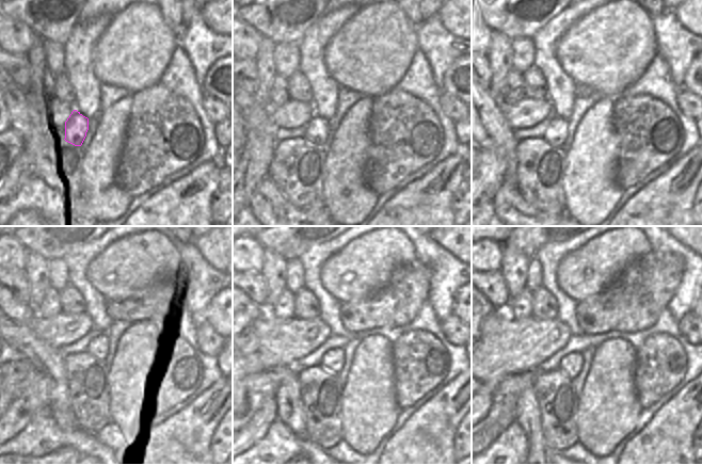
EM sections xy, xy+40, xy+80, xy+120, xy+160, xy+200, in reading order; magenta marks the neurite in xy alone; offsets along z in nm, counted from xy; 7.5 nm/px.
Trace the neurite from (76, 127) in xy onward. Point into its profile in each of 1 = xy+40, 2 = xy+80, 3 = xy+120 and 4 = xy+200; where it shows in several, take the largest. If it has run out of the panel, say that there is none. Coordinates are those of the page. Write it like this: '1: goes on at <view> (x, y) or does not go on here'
1: goes on at xy+40 (316, 133)
2: goes on at xy+80 (555, 134)
3: goes on at xy+120 (96, 351)
4: goes on at xy+200 (571, 364)

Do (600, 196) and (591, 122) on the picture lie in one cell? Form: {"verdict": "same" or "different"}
{"verdict": "same"}

